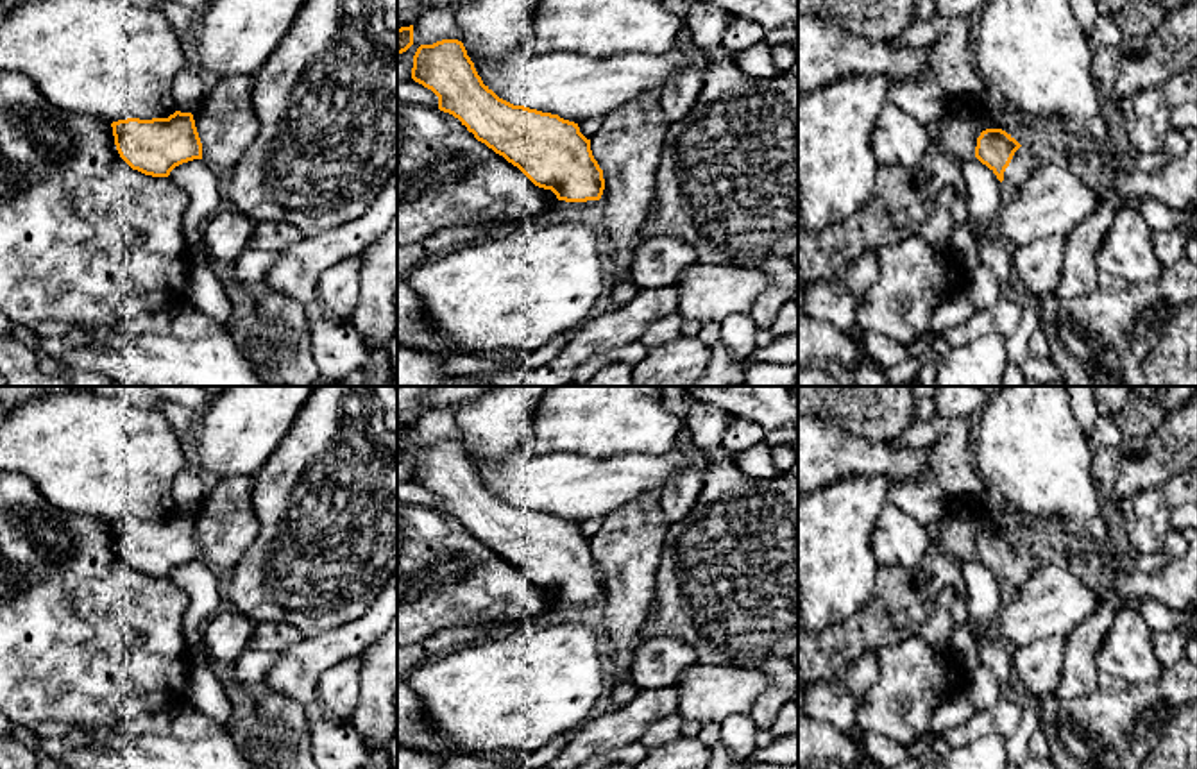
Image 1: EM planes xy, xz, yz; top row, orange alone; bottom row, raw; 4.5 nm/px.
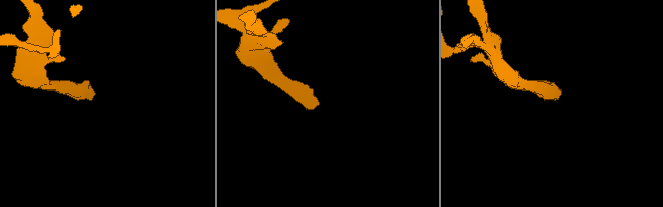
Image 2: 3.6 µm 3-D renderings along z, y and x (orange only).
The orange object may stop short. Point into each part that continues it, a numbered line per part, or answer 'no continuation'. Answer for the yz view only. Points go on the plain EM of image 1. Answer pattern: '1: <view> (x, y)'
1: yz (1026, 562)

